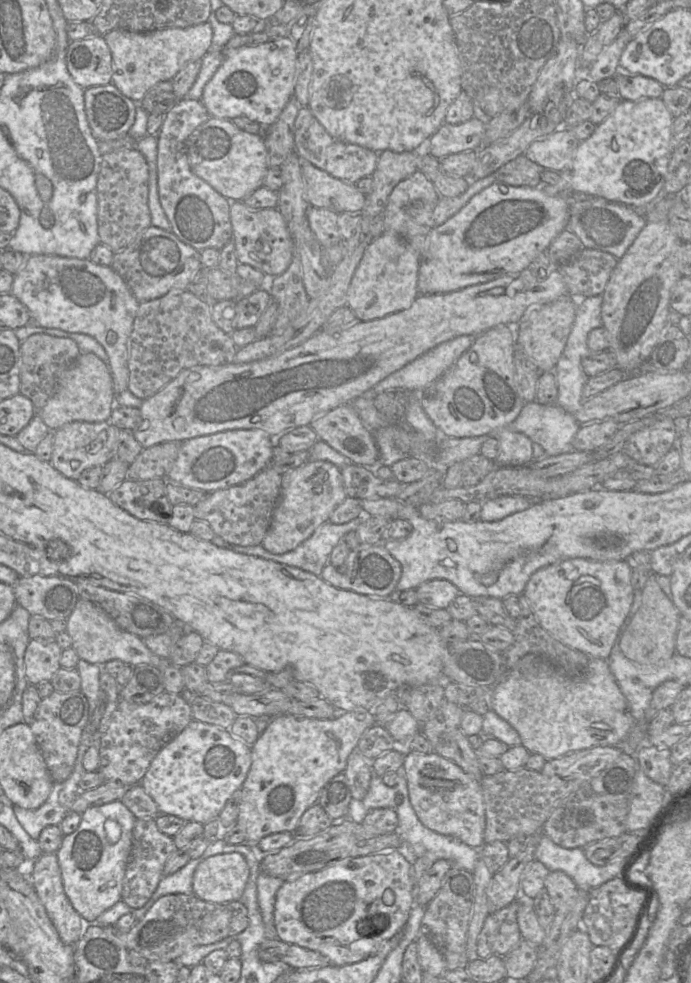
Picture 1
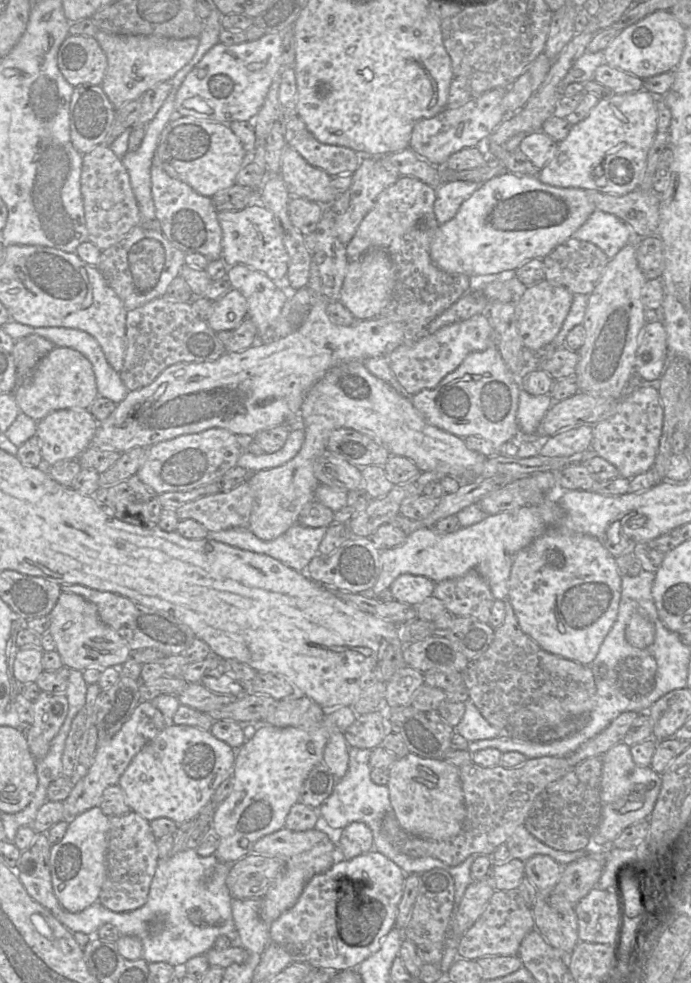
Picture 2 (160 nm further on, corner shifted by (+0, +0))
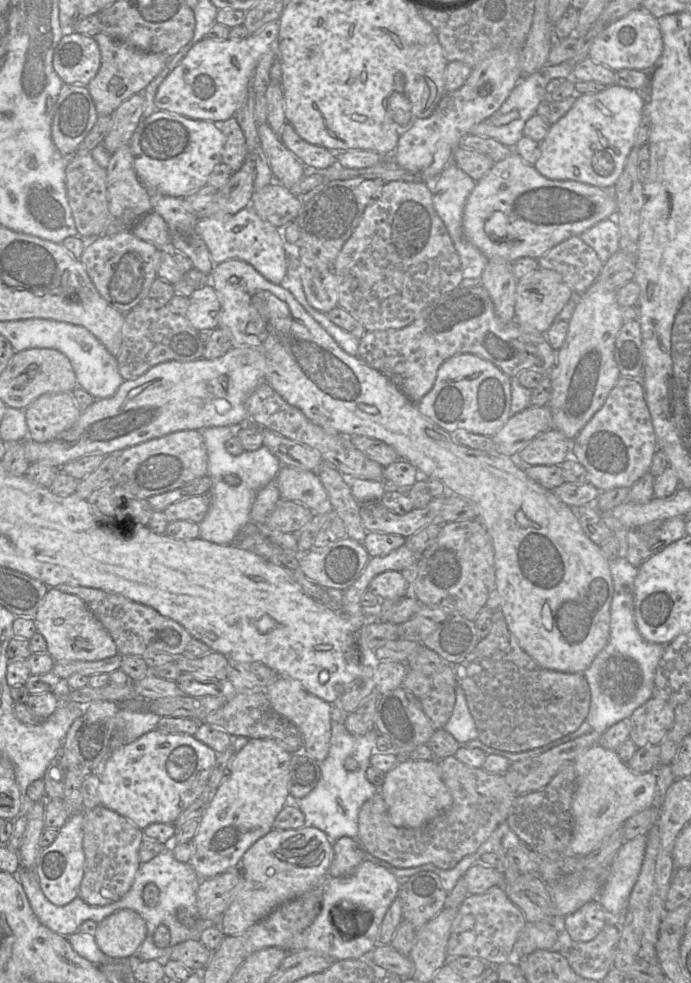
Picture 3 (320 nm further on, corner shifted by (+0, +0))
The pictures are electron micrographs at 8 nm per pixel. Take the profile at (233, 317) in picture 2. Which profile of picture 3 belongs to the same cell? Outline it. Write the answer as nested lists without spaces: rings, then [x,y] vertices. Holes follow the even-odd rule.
[[[211,285],[195,289],[189,297],[189,302],[185,317],[193,328],[203,331],[218,327],[221,304]]]

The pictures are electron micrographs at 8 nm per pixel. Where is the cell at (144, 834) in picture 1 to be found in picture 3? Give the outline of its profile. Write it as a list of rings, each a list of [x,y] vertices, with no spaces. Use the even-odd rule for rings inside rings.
[[[102,805],[83,812],[85,866],[79,896],[92,906],[109,905],[120,900],[132,887],[141,864],[139,848],[145,836],[143,830],[127,818]]]

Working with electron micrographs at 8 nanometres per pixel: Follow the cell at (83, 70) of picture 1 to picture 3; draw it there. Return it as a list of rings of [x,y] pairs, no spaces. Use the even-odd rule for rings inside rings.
[[[76,32],[63,35],[55,47],[52,65],[64,84],[87,85],[101,65],[97,41]]]

